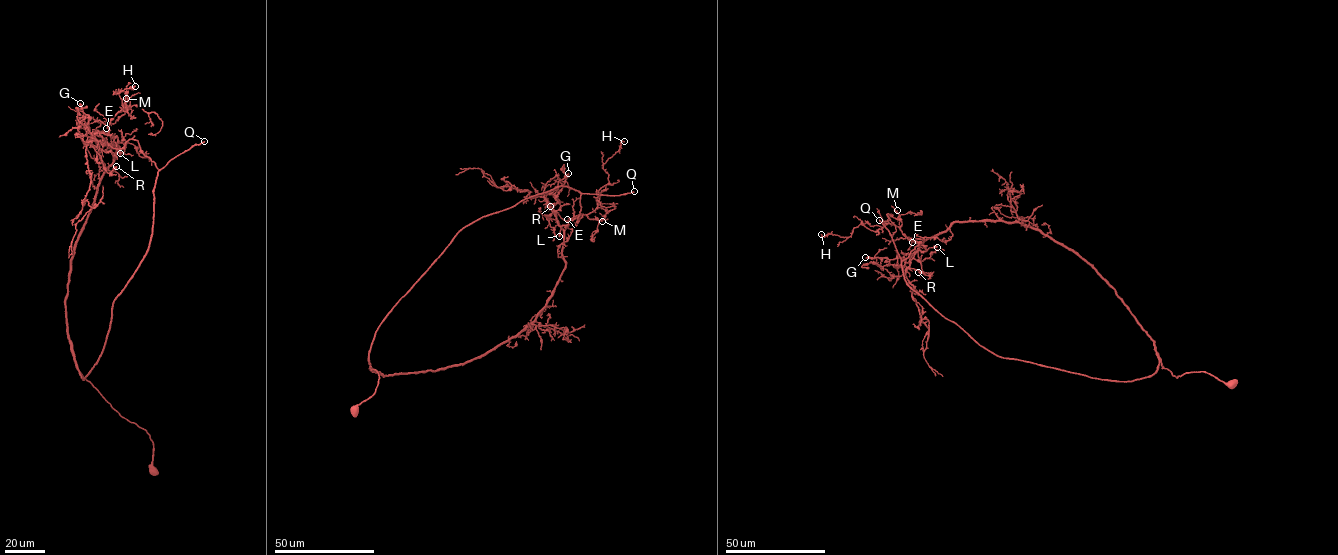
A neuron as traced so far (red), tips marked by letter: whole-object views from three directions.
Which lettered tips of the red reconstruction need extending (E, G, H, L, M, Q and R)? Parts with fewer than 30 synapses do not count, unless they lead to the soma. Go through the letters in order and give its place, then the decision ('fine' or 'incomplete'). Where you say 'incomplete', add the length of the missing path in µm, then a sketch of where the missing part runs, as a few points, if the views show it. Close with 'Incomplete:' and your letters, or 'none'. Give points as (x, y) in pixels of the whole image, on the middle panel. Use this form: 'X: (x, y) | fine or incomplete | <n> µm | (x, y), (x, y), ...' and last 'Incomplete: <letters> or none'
E: (567, 219) | fine
G: (568, 173) | fine
H: (624, 141) | fine
L: (559, 236) | fine
M: (602, 221) | fine
Q: (634, 191) | incomplete | 140 µm
R: (550, 206) | fine
Incomplete: Q

